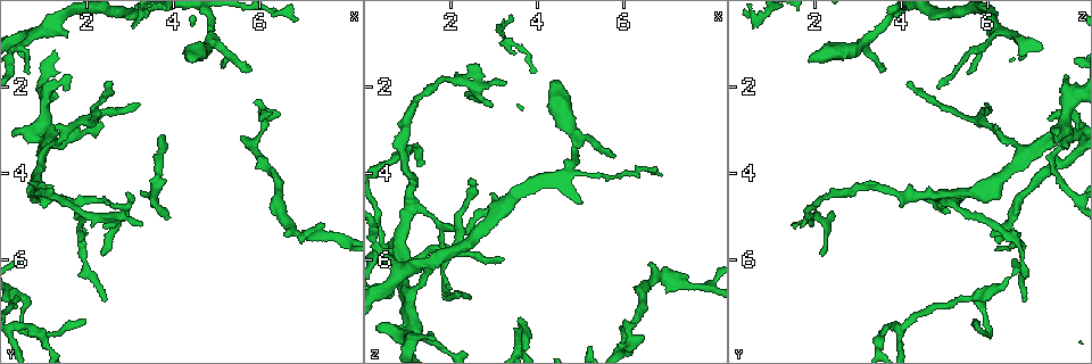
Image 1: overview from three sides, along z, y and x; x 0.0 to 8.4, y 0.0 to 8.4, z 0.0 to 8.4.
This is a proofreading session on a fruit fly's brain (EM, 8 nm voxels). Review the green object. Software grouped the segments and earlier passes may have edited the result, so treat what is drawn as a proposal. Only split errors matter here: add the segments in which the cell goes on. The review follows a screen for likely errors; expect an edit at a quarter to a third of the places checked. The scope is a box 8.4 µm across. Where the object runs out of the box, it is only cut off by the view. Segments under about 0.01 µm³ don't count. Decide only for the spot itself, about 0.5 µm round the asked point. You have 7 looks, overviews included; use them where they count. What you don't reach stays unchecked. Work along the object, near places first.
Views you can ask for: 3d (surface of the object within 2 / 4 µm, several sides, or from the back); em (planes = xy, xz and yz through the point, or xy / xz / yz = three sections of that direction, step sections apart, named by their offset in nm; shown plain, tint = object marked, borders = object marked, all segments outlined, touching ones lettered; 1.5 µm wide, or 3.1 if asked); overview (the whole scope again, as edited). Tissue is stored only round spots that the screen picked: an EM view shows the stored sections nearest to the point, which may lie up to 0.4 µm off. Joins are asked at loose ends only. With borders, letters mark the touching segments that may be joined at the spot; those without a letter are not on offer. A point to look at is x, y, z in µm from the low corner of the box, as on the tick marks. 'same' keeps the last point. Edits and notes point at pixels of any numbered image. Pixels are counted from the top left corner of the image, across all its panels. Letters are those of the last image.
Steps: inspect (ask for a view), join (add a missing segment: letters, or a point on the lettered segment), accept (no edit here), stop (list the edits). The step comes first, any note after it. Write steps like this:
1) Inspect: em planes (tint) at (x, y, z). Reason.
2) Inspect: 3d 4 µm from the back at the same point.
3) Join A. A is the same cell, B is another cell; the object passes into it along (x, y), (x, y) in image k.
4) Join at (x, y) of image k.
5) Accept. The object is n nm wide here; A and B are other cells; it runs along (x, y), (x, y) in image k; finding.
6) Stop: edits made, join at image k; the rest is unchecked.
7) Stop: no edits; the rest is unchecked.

Inspect: 3d 4 µm at (2.95, 4.85, 2.45). Tapers out.

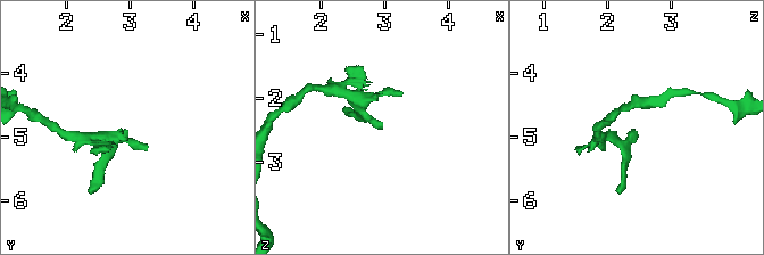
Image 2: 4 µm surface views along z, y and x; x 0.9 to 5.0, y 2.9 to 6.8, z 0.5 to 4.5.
Inspect: em planes (tint) at (2.90, 4.85, 2.40). Shape alone is not enough.

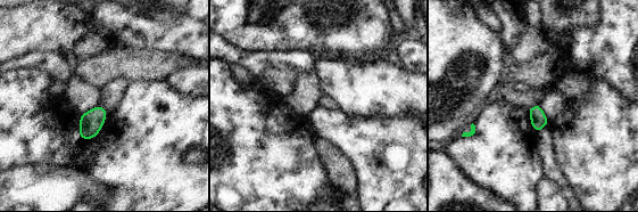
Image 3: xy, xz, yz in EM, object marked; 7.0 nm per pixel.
Inspect: em planes (borders) at the same point. What lies round it.

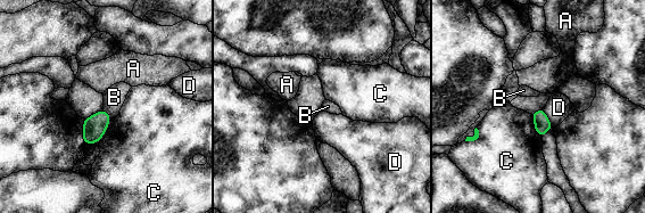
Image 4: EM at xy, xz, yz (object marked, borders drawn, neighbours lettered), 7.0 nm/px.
Accept. The longest contact is with C, 180 nm; A, B, C and D are other cells; none of them fits.

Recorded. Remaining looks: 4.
Inspect: em planes (borders) at (5.95, 2.75, 7.40). End of a long branch.

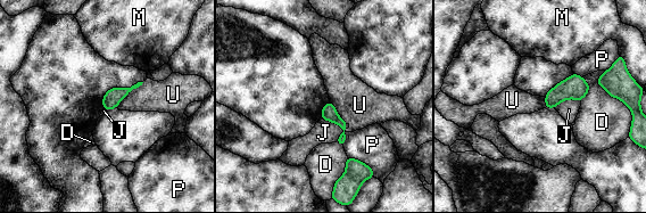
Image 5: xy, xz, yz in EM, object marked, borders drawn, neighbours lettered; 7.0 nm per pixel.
Accept. D, J, M, P and U are other cells; it runs along (329, 105), (344, 125), (341, 141) in image 5; no lettered segment goes on from it.

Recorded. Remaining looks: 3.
Inspect: 3d 2 µm at (0.65, 1.35, 6.70). Branch stops here.

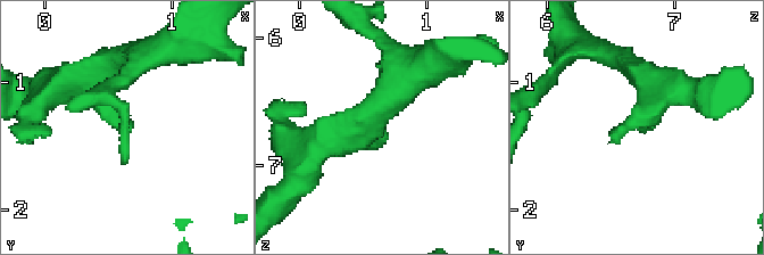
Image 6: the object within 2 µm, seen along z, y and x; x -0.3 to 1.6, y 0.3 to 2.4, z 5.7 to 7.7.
Inspect: em planes (borders) at (0.66, 1.36, 6.68). Shape alone is not enough.

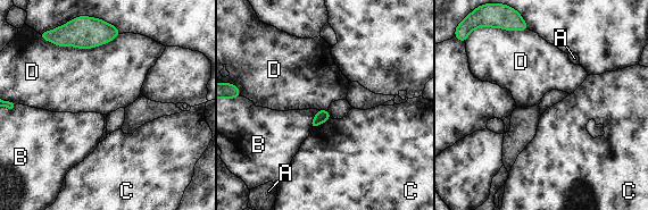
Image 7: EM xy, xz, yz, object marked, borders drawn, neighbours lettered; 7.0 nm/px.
Accept. A, B, C and D are other cells; a border runs along (119, 33), (91, 48), (56, 45) in image 7; none of them fits.

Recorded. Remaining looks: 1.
Stop: no edits; the rest is unchecked.

